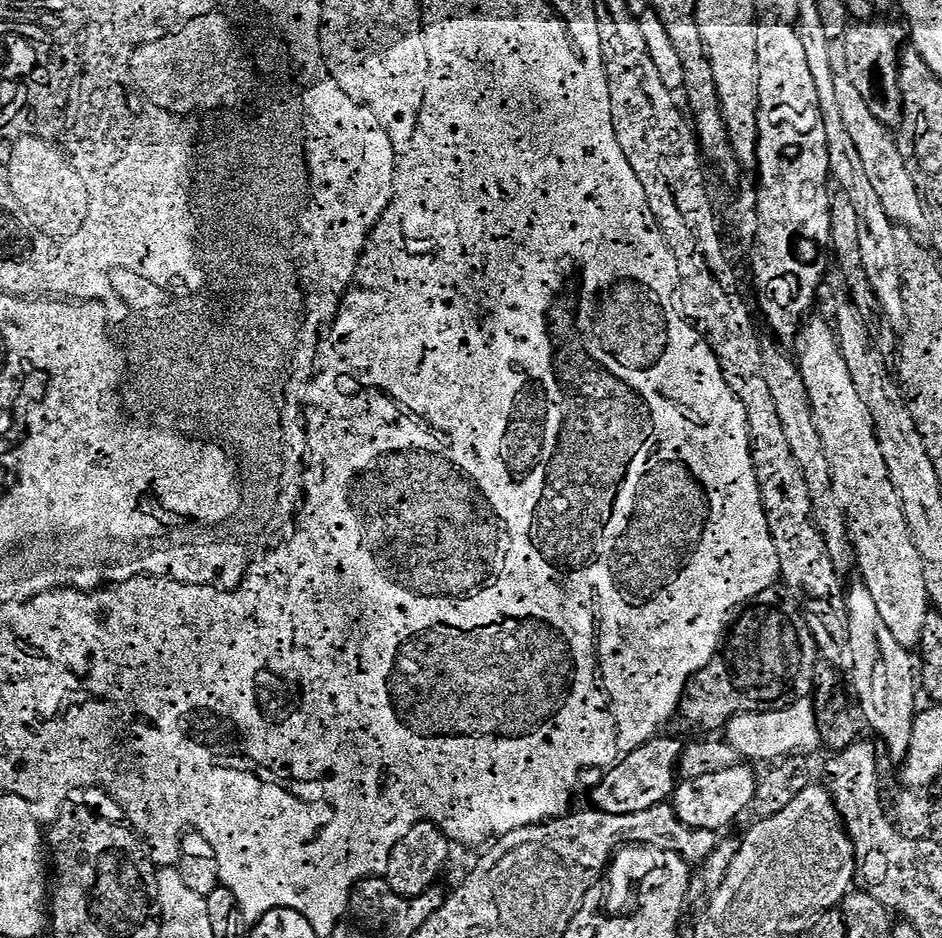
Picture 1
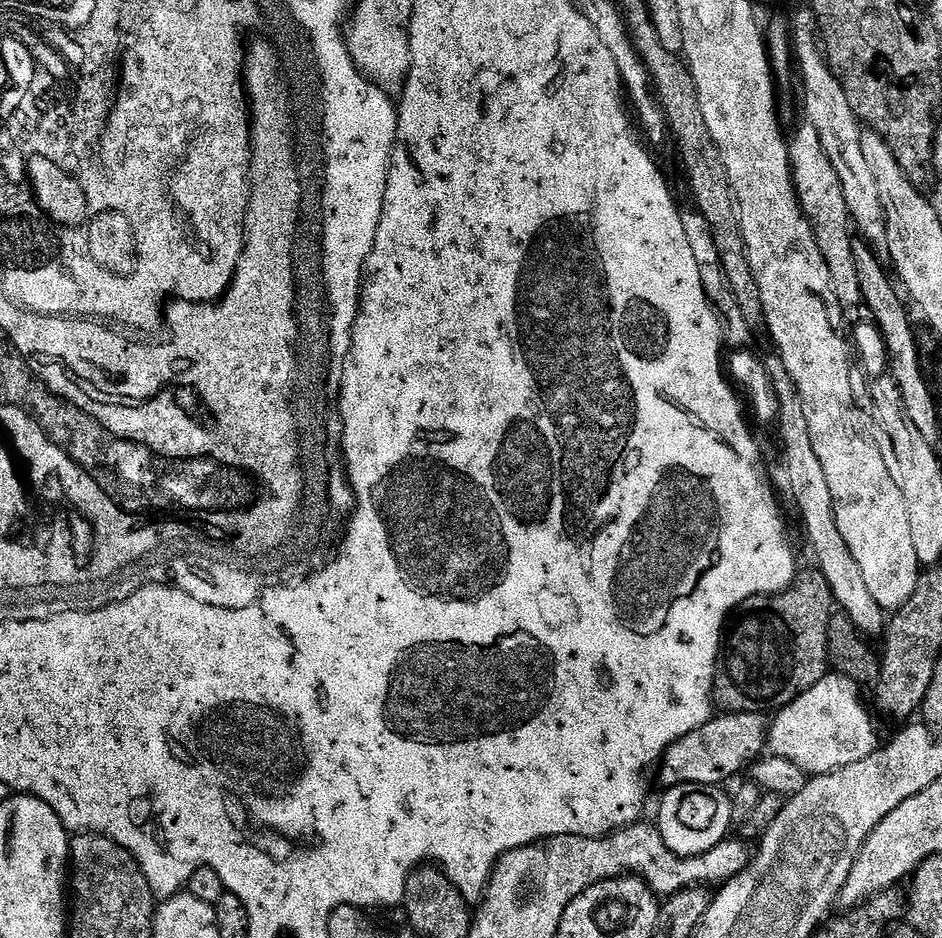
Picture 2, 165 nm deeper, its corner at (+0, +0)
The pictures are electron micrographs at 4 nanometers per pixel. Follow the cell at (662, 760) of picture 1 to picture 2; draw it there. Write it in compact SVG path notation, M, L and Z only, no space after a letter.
M729 712L727 714L720 714L720 717L710 718L705 724L693 727L692 731L684 733L684 737L681 740L673 740L669 743L668 747L663 749L662 761L664 760L664 765L660 768L660 780L664 783L663 787L665 789L670 789L676 787L678 784L699 784L701 786L720 786L725 782L723 780L728 780L731 778L735 772L740 771L746 764L751 765L753 761L761 755L760 751L765 751L766 748L766 720L765 717L758 712Z

